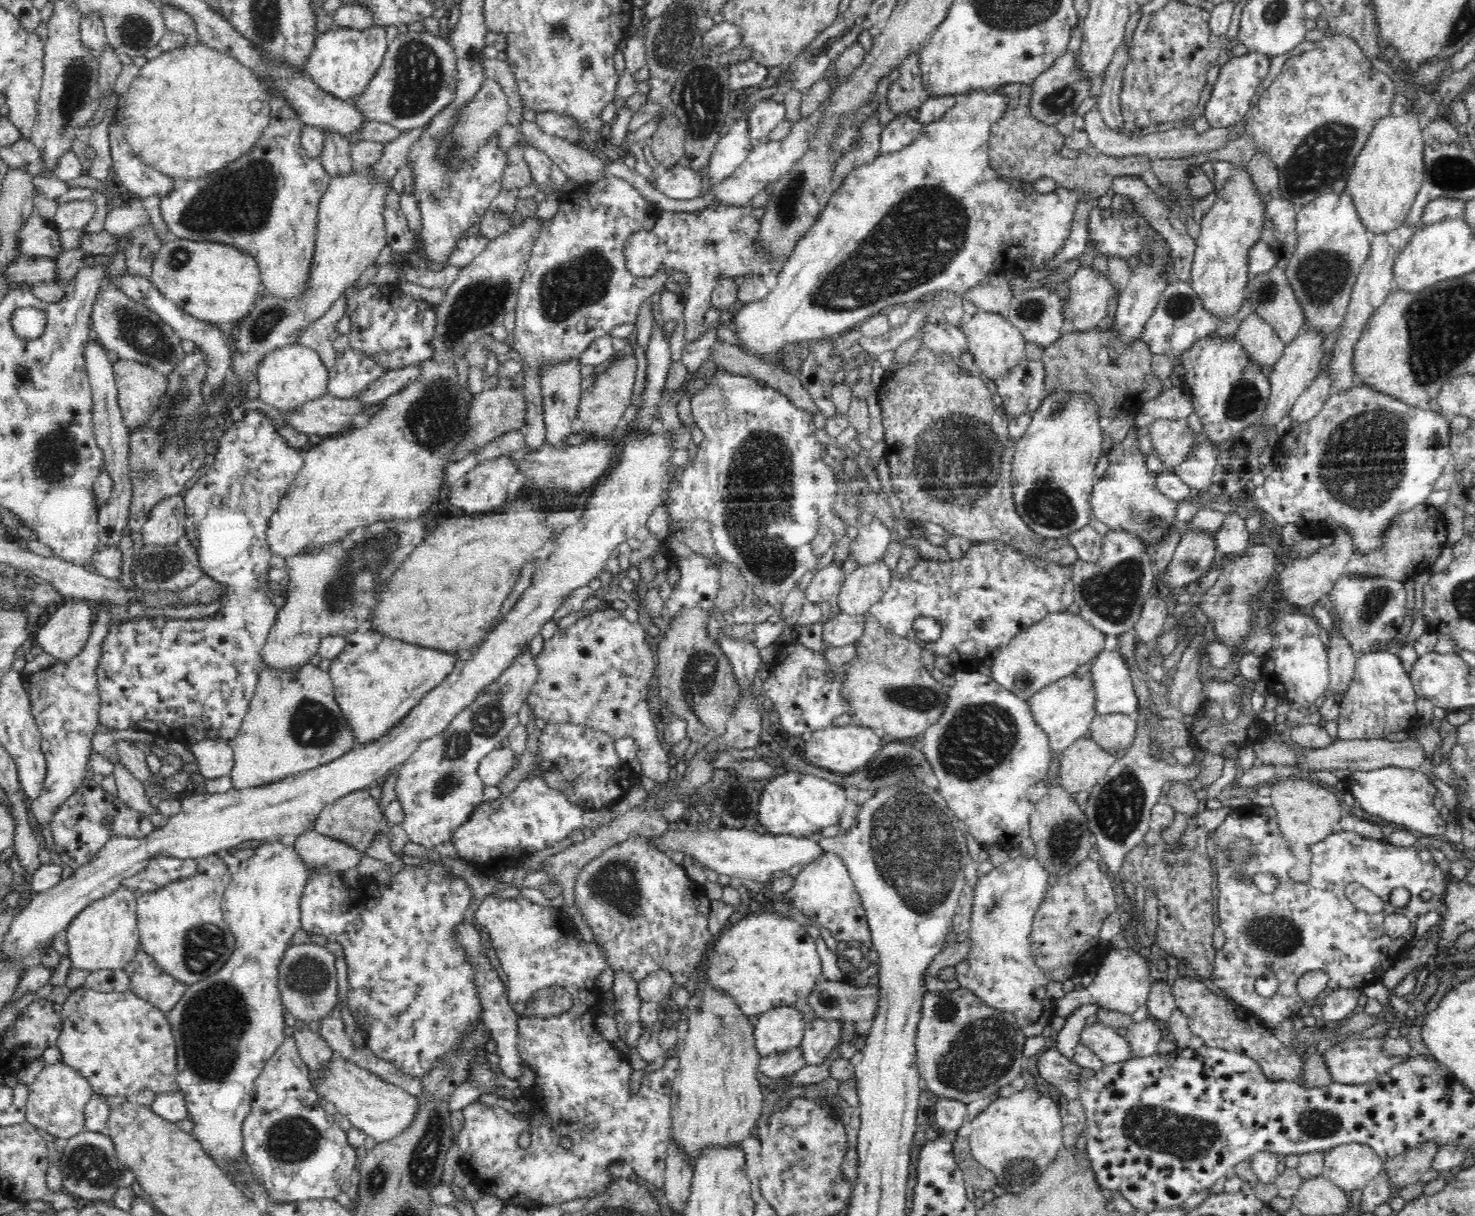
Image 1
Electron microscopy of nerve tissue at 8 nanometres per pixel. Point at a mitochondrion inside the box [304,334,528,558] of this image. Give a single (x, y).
(433, 418)

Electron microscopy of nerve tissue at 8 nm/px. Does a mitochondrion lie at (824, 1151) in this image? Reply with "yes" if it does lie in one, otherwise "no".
yes

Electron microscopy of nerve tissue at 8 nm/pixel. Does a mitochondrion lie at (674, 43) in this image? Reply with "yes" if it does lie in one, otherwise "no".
yes

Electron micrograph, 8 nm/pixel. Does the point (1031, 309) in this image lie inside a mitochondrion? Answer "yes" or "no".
yes

